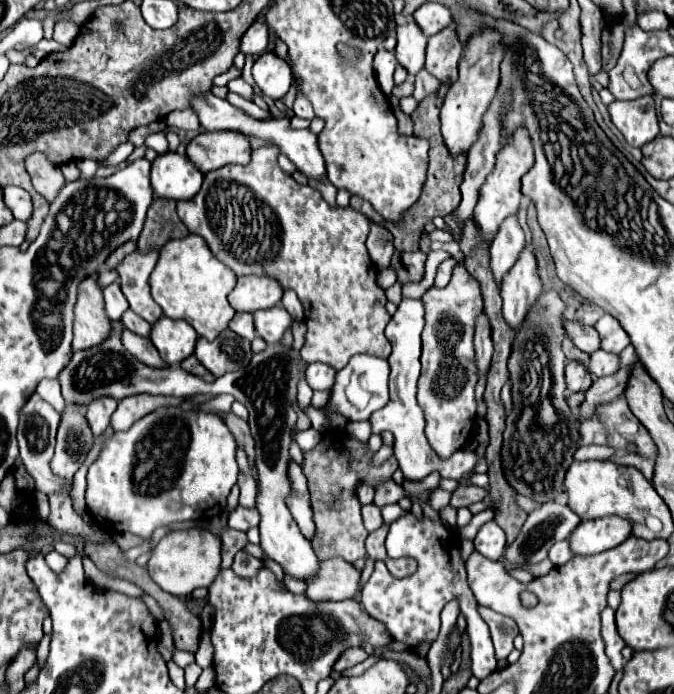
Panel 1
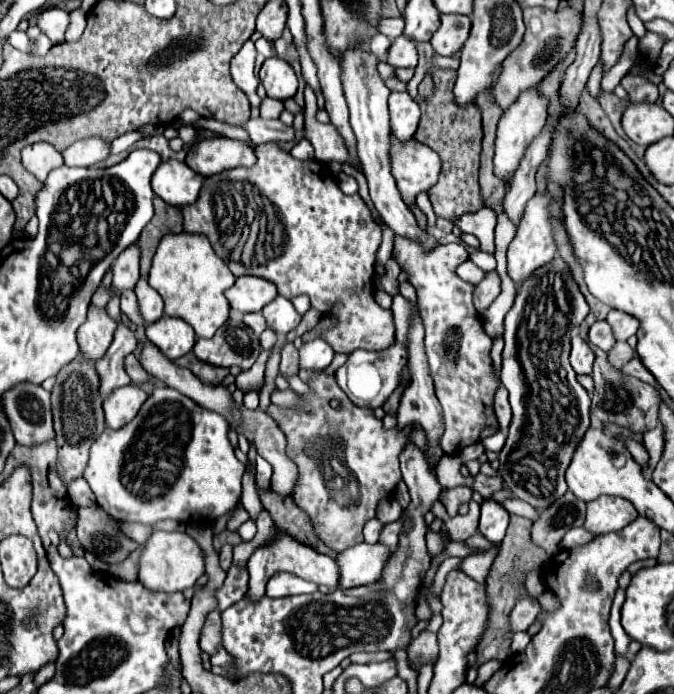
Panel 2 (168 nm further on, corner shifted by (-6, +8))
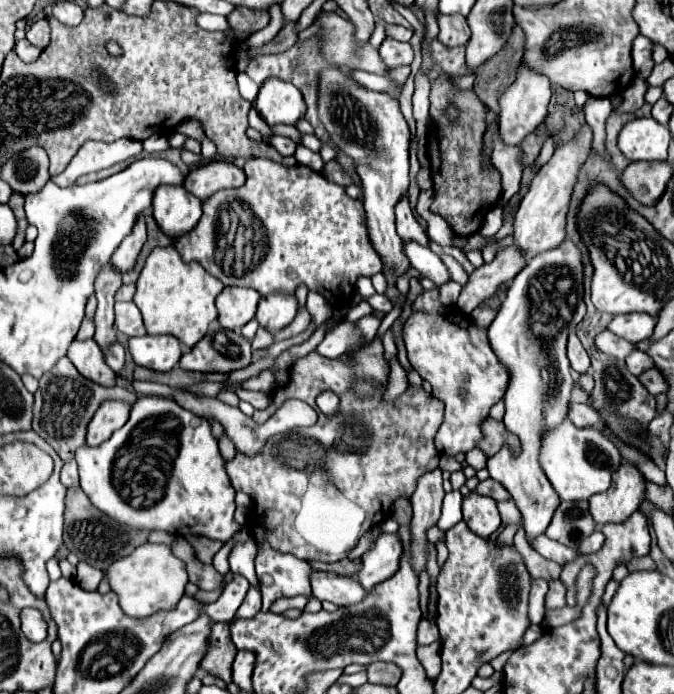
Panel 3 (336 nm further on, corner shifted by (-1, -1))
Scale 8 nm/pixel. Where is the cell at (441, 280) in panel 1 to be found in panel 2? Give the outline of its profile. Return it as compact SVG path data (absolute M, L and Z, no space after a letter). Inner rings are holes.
M468 259L468 261L464 261L464 263L456 269L456 275L458 275L460 279L464 279L464 281L472 281L472 283L476 285L478 281L482 281L484 271L482 271L480 267L476 267L476 265Z

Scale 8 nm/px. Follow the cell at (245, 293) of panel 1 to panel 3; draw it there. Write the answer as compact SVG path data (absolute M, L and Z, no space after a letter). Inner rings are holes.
M223 288L215 300L219 324L227 330L239 330L255 316L259 298L253 288Z

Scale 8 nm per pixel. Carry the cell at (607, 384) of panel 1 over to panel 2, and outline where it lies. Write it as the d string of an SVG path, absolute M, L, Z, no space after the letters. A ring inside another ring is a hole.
M634 355L634 357L632 357L632 361L628 361L628 363L622 367L622 373L632 375L632 377L636 377L636 379L640 379L640 381L646 381L646 383L650 383L650 385L658 387L658 385L656 385L656 379L654 379L654 377L652 377L652 373L642 365L642 361L640 361L640 357L638 357L638 355Z

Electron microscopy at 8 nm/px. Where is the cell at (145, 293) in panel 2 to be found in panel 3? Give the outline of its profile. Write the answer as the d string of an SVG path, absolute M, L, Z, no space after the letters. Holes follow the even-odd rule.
M115 302L115 328L127 336L145 336L141 312L133 302Z

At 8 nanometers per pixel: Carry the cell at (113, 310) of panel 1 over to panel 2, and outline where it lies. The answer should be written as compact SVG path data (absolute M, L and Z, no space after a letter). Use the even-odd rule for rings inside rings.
M134 243L124 253L120 253L120 257L114 261L114 265L112 265L112 271L114 271L112 287L114 287L114 291L118 295L122 291L130 291L130 289L136 287L136 281L140 277L138 259L140 259L140 251L138 251L138 247Z

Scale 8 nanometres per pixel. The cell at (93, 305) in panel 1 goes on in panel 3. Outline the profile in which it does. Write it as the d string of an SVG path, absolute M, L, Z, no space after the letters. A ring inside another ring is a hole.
M73 340L67 352L67 358L73 362L73 366L79 370L81 376L89 378L91 382L97 382L101 386L115 386L117 374L113 374L113 370L109 370L109 366L103 360L101 348L97 346L97 342L85 340L85 342L77 342Z

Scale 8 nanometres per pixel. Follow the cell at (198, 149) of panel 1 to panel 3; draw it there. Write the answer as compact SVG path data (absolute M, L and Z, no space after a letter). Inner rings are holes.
M213 160L189 172L185 180L185 190L203 202L217 190L239 188L241 184L245 184L245 174L241 168L227 160Z

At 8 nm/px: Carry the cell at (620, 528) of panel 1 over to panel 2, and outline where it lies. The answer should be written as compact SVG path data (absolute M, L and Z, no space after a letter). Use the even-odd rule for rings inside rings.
M598 497L596 501L588 503L588 515L584 527L590 529L590 533L604 535L614 533L618 529L624 529L638 517L638 511L634 505L622 497Z

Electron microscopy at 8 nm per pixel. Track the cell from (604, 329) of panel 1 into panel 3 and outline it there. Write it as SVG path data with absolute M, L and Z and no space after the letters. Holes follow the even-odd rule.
M633 312L633 314L617 316L609 324L609 330L615 332L617 336L623 336L623 338L627 338L627 340L637 344L637 342L641 342L641 340L645 340L645 338L649 338L653 334L655 324L657 324L655 316Z

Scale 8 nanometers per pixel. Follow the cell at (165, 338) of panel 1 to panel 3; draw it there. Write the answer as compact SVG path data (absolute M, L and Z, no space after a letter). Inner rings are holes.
M139 336L129 338L129 352L137 366L169 372L181 358L181 346L175 336Z

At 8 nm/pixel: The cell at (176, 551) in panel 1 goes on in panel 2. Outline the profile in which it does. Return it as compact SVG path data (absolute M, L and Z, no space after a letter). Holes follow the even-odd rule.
M156 531L146 541L142 555L140 555L140 569L138 569L138 581L150 589L150 591L184 591L196 585L196 581L206 573L206 557L200 549L200 545L188 537L184 531Z

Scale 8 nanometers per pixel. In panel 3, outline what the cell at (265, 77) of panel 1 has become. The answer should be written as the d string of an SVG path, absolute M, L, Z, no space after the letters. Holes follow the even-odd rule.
M269 78L259 88L257 110L269 126L291 124L295 126L305 116L305 102L301 92L291 84L279 78Z

